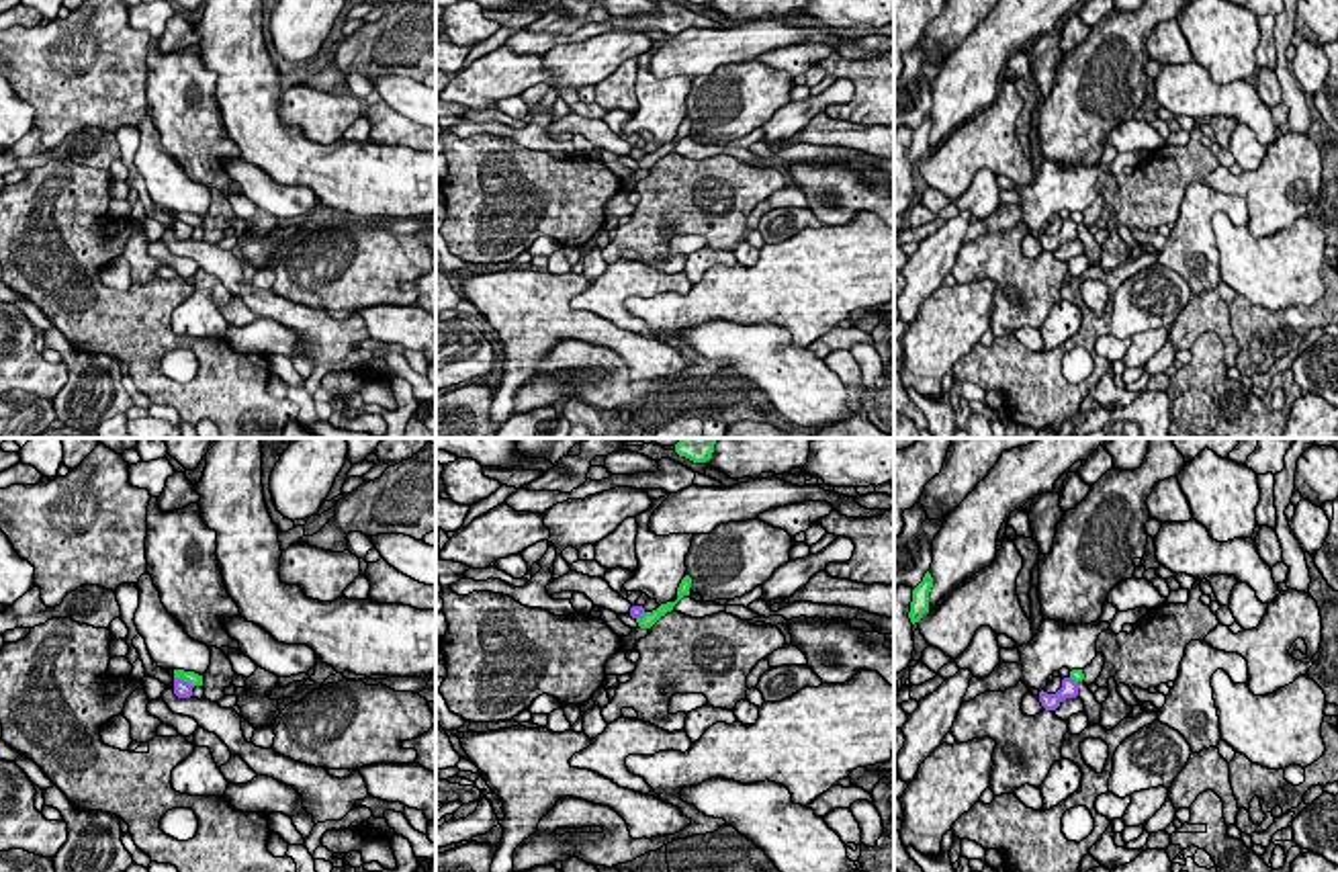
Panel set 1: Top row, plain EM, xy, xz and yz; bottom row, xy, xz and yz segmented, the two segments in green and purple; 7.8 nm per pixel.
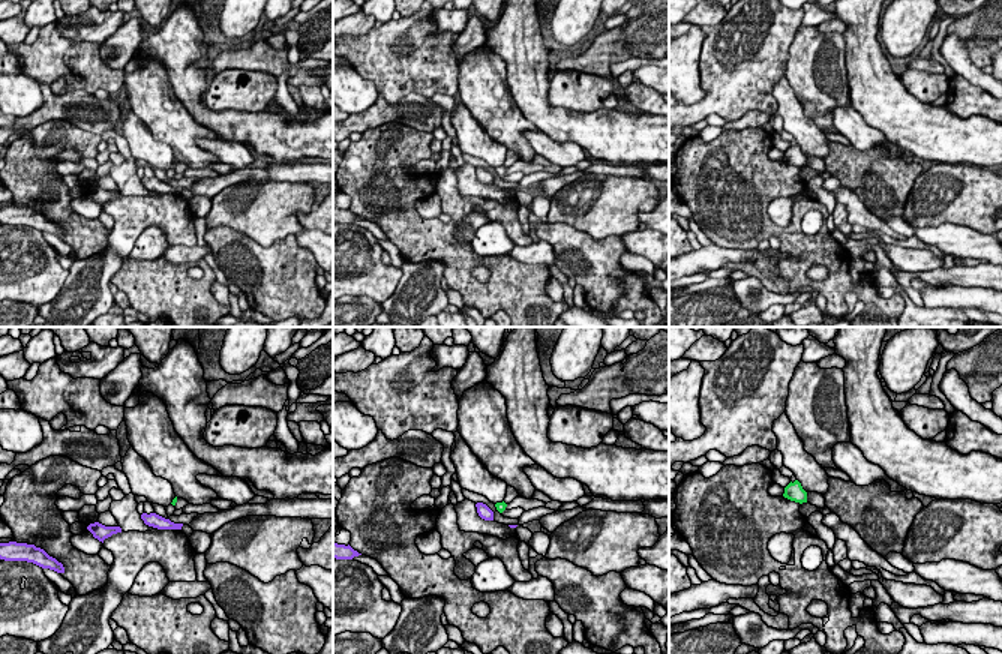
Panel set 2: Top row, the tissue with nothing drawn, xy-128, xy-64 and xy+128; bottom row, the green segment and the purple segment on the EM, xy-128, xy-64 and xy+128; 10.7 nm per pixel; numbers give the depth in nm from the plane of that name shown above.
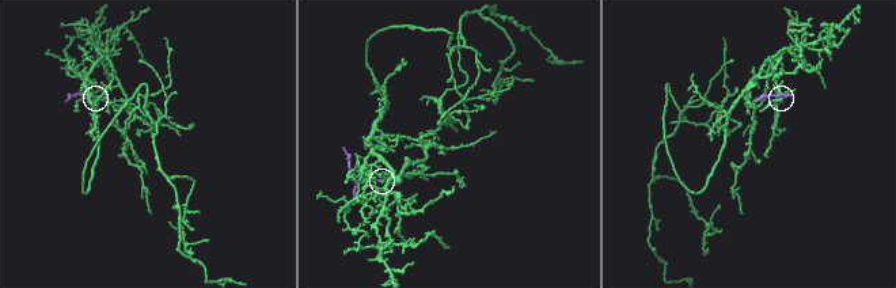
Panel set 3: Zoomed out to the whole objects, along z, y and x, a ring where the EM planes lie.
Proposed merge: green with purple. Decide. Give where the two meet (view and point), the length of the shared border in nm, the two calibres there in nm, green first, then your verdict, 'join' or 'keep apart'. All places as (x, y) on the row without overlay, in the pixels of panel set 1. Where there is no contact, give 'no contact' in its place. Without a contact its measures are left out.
xy (185, 222) | 180 nm | 100/130 nm | keep apart

